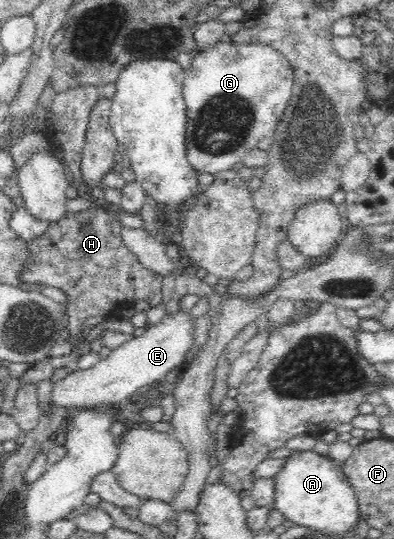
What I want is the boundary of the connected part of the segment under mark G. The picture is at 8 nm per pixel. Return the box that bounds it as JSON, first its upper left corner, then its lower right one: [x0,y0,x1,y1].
[182,41,294,176]

